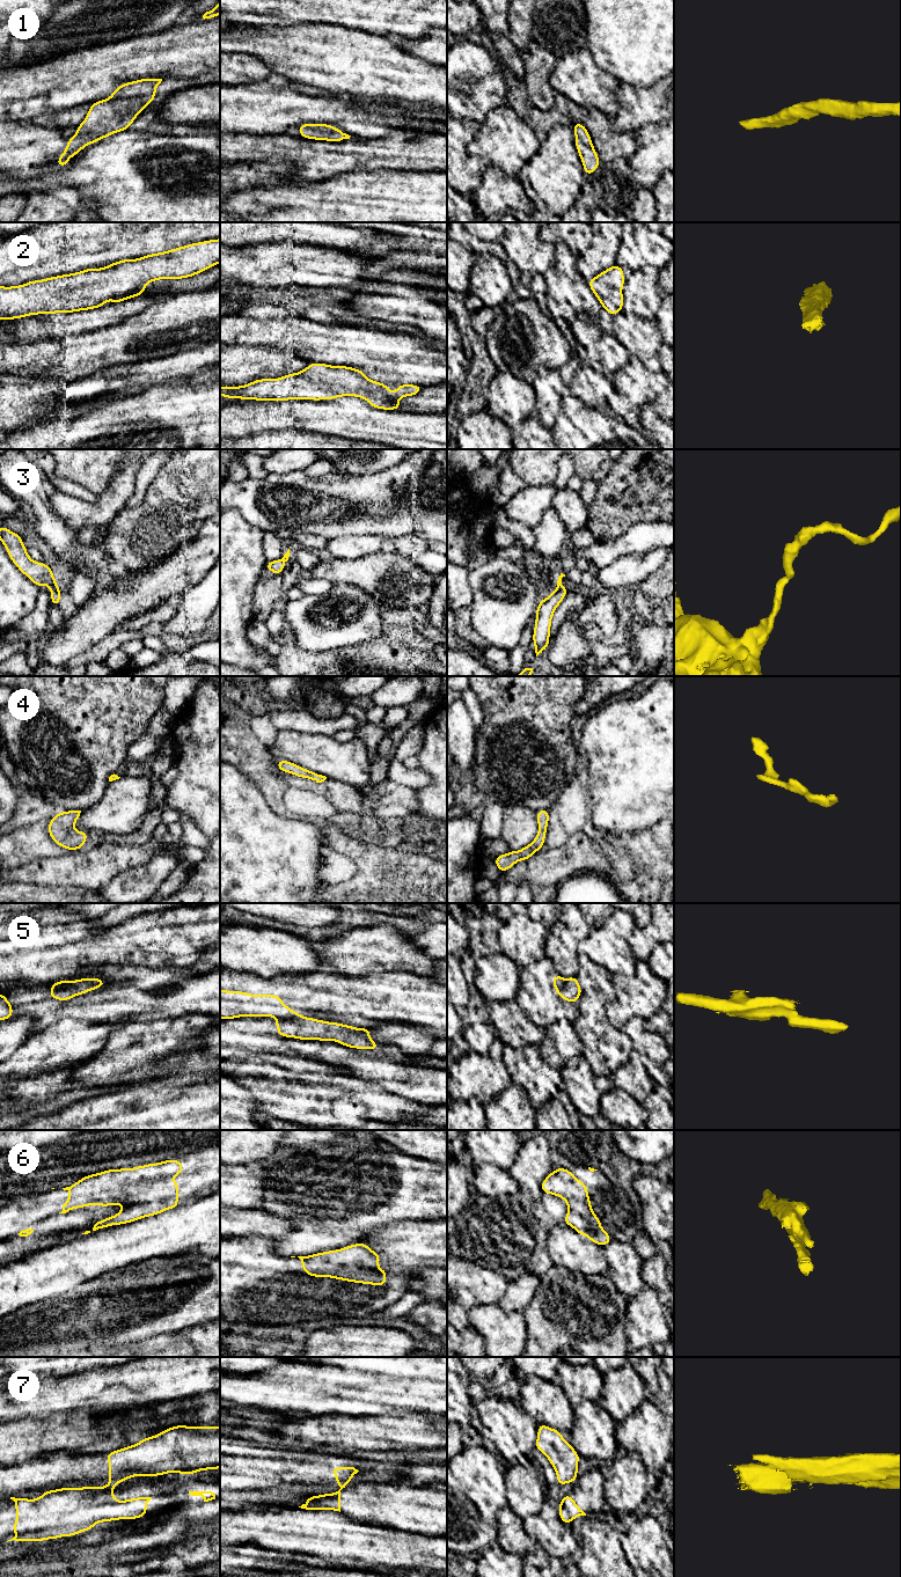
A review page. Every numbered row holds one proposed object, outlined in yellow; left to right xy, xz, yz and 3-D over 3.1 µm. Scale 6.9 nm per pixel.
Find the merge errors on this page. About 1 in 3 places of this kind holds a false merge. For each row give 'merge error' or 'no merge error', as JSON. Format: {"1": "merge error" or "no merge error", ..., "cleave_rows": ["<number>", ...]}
{"1": "no merge error", "2": "no merge error", "3": "no merge error", "4": "no merge error", "5": "merge error", "6": "no merge error", "7": "merge error", "cleave_rows": ["5", "7"]}

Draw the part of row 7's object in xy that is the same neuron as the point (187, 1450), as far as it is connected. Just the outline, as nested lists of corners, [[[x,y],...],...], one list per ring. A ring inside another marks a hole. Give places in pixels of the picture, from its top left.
[[[175,1425],[146,1437],[138,1444],[107,1453],[109,1484],[133,1476],[160,1476],[167,1473],[192,1475],[200,1470],[220,1468],[220,1426]]]

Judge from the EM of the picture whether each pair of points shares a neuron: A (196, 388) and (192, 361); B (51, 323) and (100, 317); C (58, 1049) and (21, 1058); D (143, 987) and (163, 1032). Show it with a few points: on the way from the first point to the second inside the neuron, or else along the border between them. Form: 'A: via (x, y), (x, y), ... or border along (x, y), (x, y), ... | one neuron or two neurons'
A: border along (207, 375), (197, 375), (195, 378) | two neurons
B: via (63, 325), (88, 324) | one neuron
C: via (49, 1049), (30, 1057) | one neuron
D: border along (184, 1013), (177, 1017), (131, 1022) | two neurons

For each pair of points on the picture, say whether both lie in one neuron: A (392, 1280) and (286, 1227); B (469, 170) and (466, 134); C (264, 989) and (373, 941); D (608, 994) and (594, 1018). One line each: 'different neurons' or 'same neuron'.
A: different neurons
B: same neuron
C: different neurons
D: different neurons

